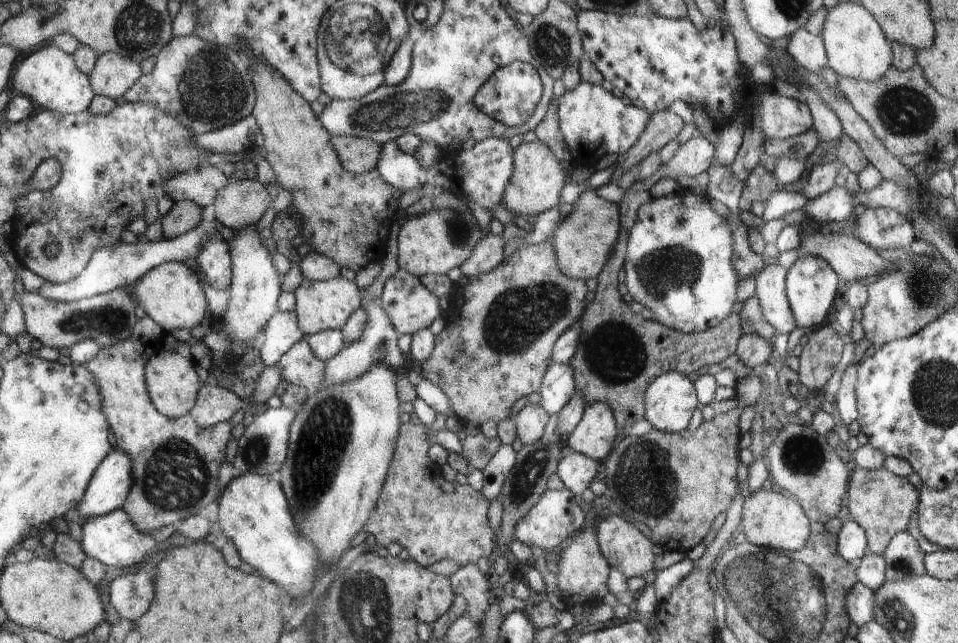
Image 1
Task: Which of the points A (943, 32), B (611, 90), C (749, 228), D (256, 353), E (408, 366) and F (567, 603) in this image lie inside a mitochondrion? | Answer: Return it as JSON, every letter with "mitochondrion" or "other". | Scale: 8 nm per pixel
{"A":"other","B":"other","C":"other","D":"other","E":"other","F":"other"}

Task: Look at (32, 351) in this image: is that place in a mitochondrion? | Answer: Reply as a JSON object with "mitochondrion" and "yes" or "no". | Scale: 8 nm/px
{"mitochondrion":"no"}

